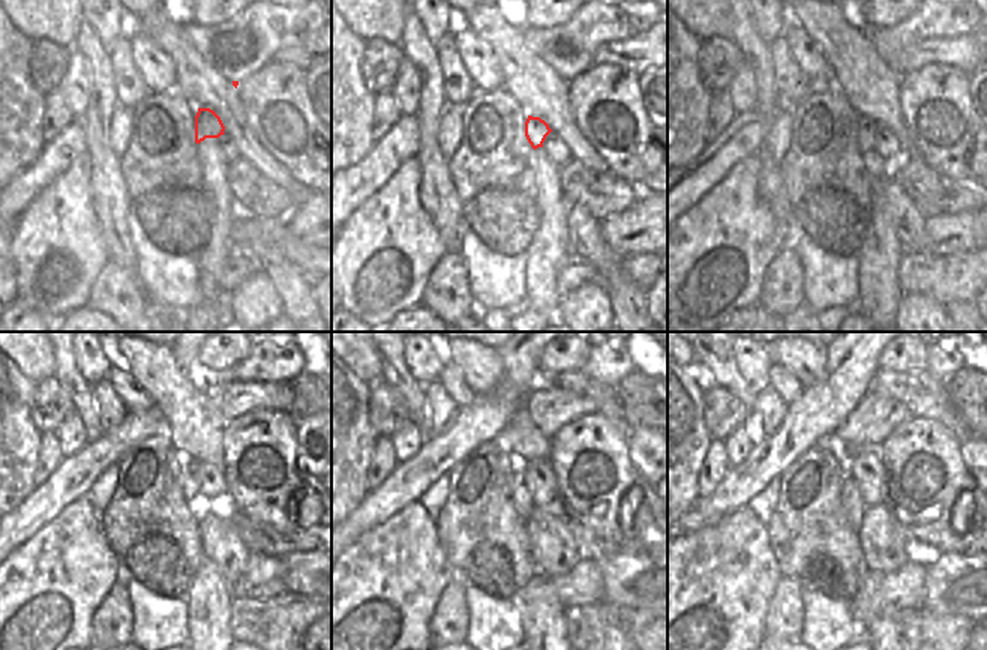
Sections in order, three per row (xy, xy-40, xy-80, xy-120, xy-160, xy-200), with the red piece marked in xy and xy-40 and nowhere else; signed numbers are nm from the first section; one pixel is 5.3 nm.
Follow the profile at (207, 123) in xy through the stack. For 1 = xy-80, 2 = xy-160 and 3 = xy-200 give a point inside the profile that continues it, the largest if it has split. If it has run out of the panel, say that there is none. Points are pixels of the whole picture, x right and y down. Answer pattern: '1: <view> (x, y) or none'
1: xy-80 (867, 128)
2: xy-160 (522, 500)
3: xy-200 (851, 500)

